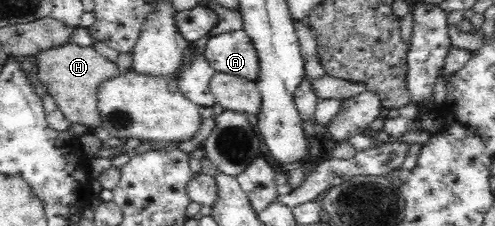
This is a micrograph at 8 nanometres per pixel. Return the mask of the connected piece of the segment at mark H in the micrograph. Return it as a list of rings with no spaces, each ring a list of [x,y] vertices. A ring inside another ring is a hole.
[[[75,43],[63,44],[49,48],[35,55],[37,58],[37,73],[34,78],[45,84],[47,92],[70,124],[80,124],[90,129],[102,125],[102,116],[98,111],[98,86],[118,76],[120,68],[116,63],[99,54],[94,47],[79,46]]]

